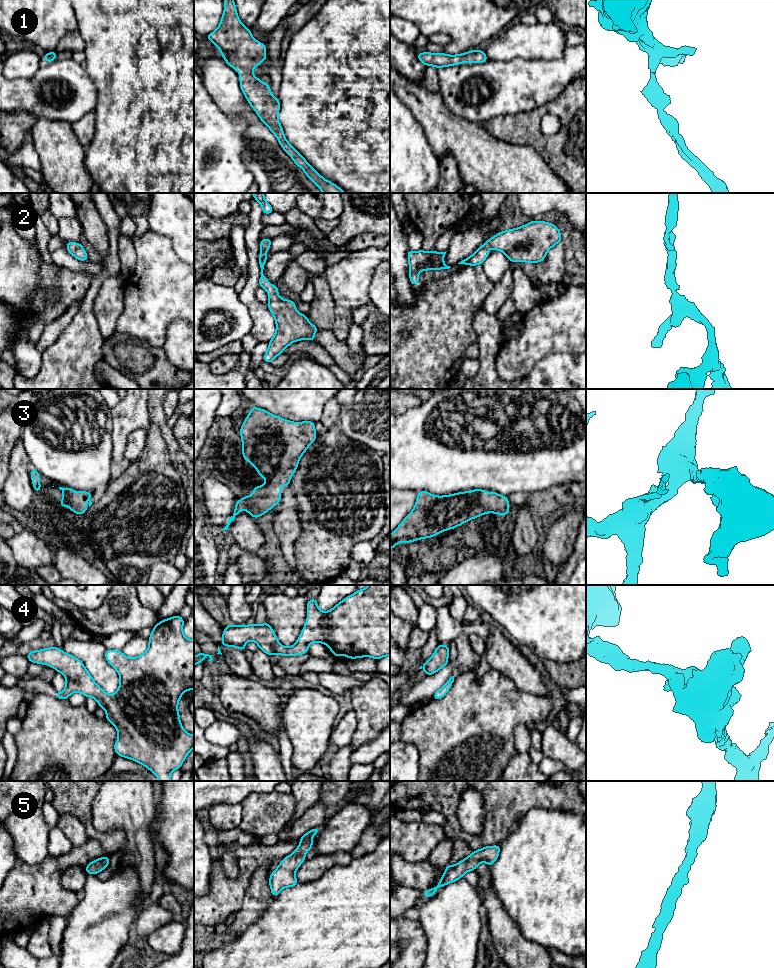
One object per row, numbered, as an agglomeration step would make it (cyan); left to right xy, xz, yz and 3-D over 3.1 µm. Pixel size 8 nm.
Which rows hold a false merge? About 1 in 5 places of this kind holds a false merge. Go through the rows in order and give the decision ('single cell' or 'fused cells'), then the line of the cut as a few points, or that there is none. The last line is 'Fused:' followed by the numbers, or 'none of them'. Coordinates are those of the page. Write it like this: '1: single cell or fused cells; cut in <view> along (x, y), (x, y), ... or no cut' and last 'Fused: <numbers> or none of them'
1: single cell; no cut
2: single cell; no cut
3: single cell; no cut
4: single cell; no cut
5: single cell; no cut
Fused: none of them

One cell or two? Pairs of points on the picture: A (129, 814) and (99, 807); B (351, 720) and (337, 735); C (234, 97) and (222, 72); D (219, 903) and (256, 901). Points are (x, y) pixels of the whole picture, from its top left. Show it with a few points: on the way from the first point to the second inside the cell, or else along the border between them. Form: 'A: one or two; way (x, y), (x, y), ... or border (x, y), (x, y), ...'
A: one; way (122, 807), (106, 807)
B: one; way (348, 724), (341, 731)
C: one; way (228, 91), (222, 83), (222, 78)
D: two; border (249, 879), (242, 906), (234, 913)

